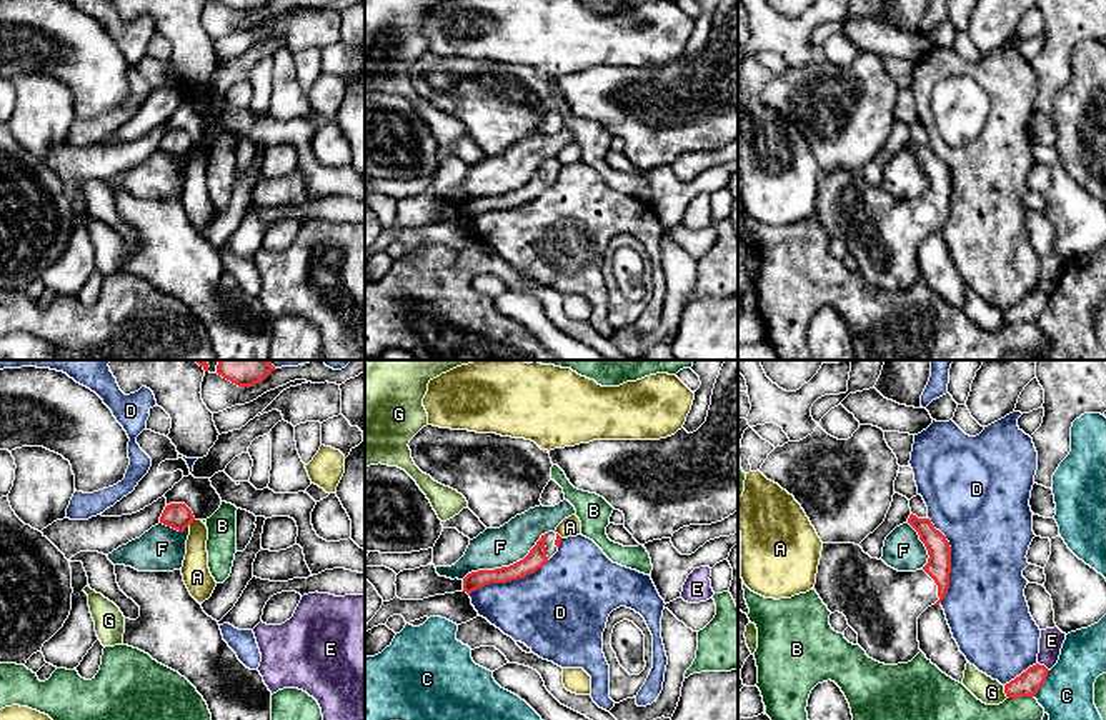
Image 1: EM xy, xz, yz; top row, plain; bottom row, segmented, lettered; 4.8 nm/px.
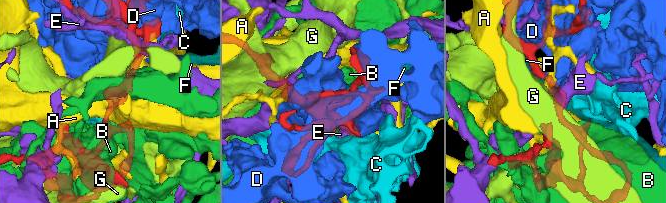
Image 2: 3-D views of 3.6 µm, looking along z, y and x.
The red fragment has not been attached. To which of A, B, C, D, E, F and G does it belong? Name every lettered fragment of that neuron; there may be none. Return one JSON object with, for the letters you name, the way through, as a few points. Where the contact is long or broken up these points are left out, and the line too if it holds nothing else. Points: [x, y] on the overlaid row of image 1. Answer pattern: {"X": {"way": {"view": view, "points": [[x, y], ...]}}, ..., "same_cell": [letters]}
{"same_cell": []}

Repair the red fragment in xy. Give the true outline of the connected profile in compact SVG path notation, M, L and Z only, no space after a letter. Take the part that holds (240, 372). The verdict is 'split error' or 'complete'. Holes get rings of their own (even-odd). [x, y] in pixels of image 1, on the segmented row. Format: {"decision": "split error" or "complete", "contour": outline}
{"decision": "complete", "contour": "M220 360L217 373L238 387L252 387L263 382L273 370L270 360Z"}

